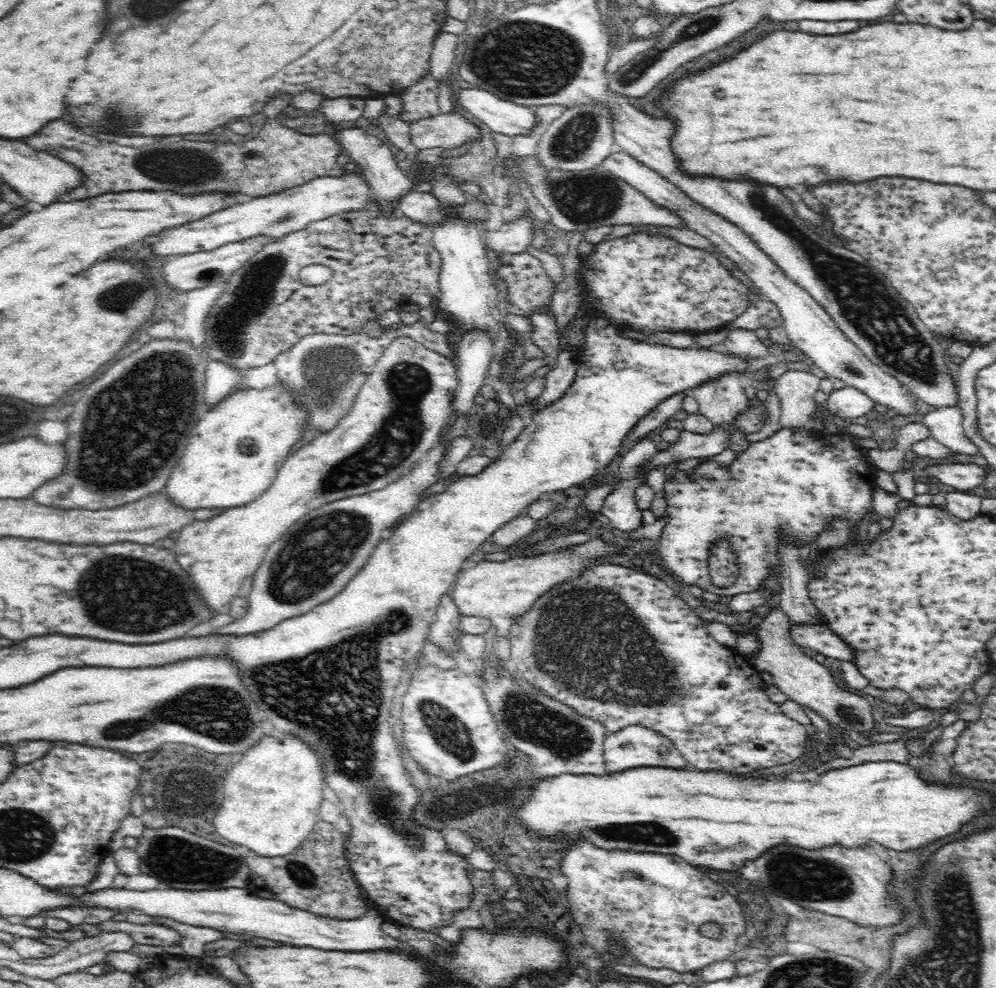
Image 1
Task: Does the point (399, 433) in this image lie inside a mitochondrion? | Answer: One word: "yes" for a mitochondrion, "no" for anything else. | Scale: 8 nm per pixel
yes

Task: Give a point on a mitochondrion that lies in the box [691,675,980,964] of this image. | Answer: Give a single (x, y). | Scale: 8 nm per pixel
(808, 878)

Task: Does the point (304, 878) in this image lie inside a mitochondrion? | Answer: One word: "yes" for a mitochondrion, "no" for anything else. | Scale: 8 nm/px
yes

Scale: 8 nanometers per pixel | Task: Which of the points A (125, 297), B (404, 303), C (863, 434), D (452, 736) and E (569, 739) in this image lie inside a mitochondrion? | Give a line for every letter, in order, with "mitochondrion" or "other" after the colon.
A: mitochondrion
B: other
C: other
D: mitochondrion
E: mitochondrion

